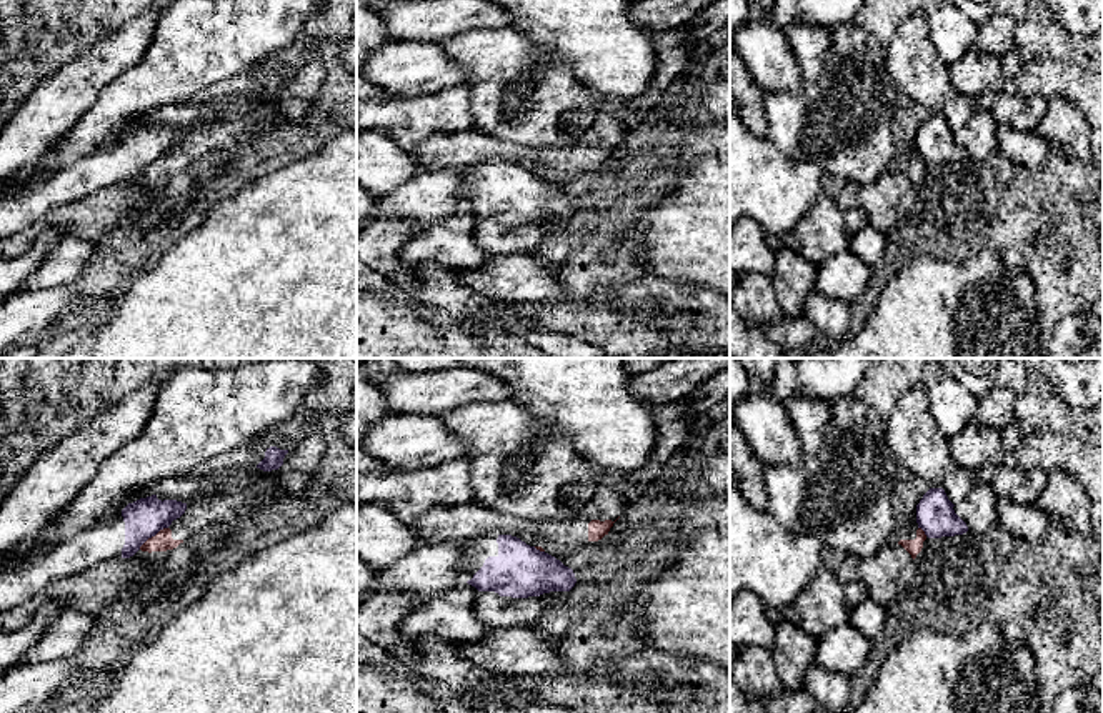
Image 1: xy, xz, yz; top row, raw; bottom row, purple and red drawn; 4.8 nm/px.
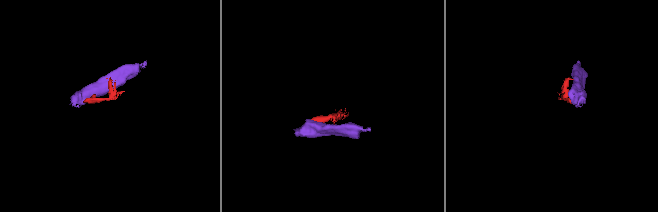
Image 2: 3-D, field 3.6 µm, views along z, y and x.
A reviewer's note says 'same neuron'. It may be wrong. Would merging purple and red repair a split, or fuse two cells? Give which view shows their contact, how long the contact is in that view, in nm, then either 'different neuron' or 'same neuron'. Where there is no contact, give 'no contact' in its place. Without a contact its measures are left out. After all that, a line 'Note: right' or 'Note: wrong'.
contact in xy; length 180 nm; different neuron
Note: wrong

